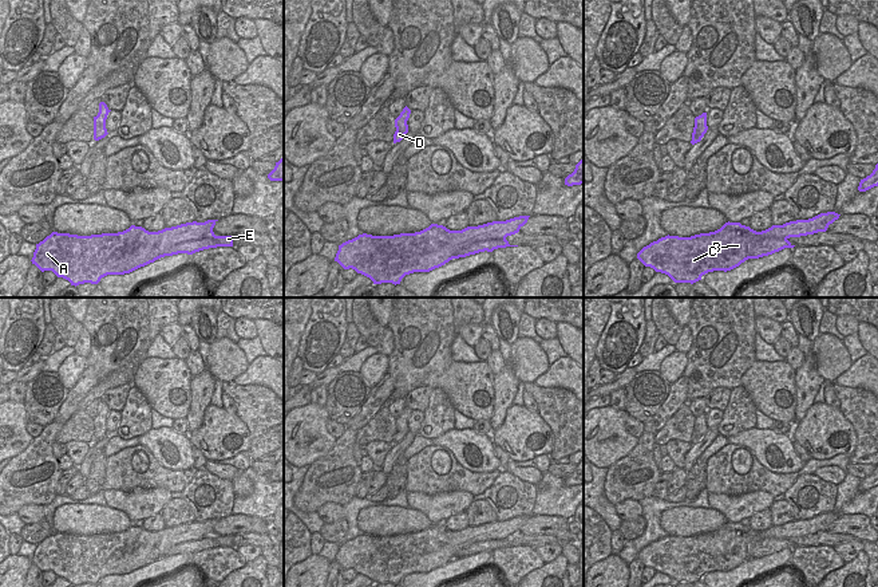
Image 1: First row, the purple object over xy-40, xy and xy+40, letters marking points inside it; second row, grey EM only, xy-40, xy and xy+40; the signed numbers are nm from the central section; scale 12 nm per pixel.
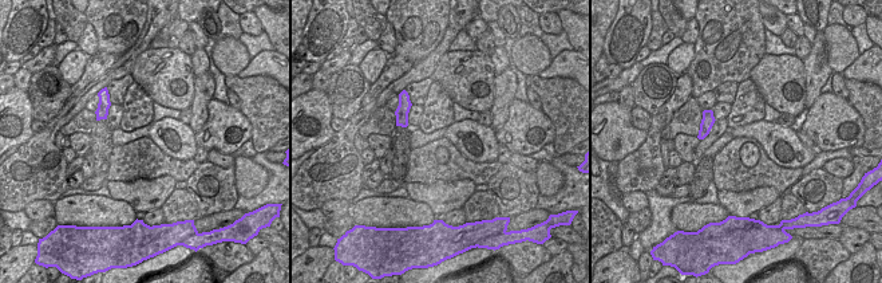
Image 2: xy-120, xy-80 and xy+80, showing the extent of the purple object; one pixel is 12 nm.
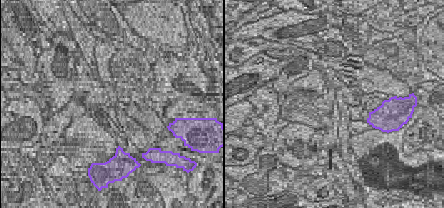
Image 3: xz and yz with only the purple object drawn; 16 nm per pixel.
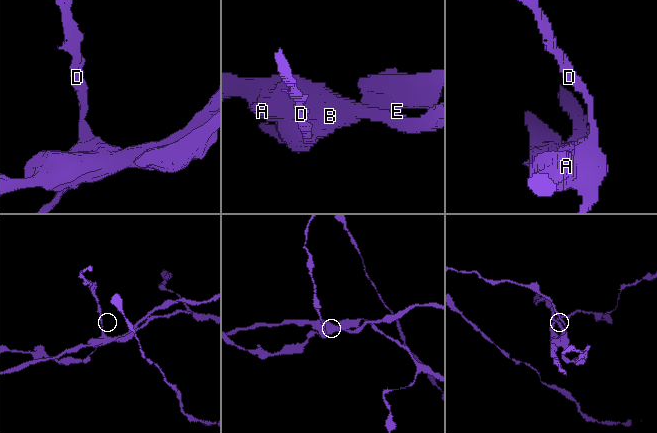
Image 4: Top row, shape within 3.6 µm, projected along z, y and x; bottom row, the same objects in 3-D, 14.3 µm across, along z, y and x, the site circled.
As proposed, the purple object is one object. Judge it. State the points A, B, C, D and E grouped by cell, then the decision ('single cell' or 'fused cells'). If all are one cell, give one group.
A B C / D E; fused cells

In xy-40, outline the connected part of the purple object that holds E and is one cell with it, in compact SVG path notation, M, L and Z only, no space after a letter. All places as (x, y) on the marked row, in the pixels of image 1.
M210 236L201 240L181 243L169 249L166 252L166 256L173 256L178 253L193 255L209 248L233 247L233 239L234 236Z

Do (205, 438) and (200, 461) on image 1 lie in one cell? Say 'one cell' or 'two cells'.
two cells

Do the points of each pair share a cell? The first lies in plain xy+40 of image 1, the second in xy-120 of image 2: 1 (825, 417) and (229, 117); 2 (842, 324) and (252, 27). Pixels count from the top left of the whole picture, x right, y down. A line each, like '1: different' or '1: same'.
1: same
2: same

